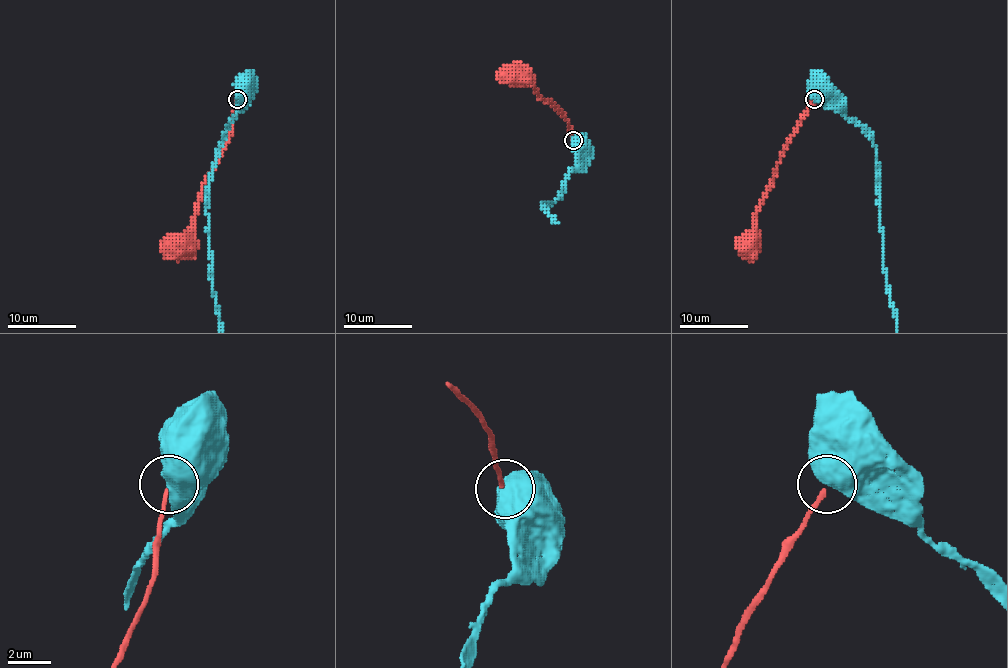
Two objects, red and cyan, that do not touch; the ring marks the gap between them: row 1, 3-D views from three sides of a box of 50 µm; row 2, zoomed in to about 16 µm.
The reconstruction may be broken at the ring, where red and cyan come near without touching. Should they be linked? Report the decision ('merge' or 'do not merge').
do not merge

